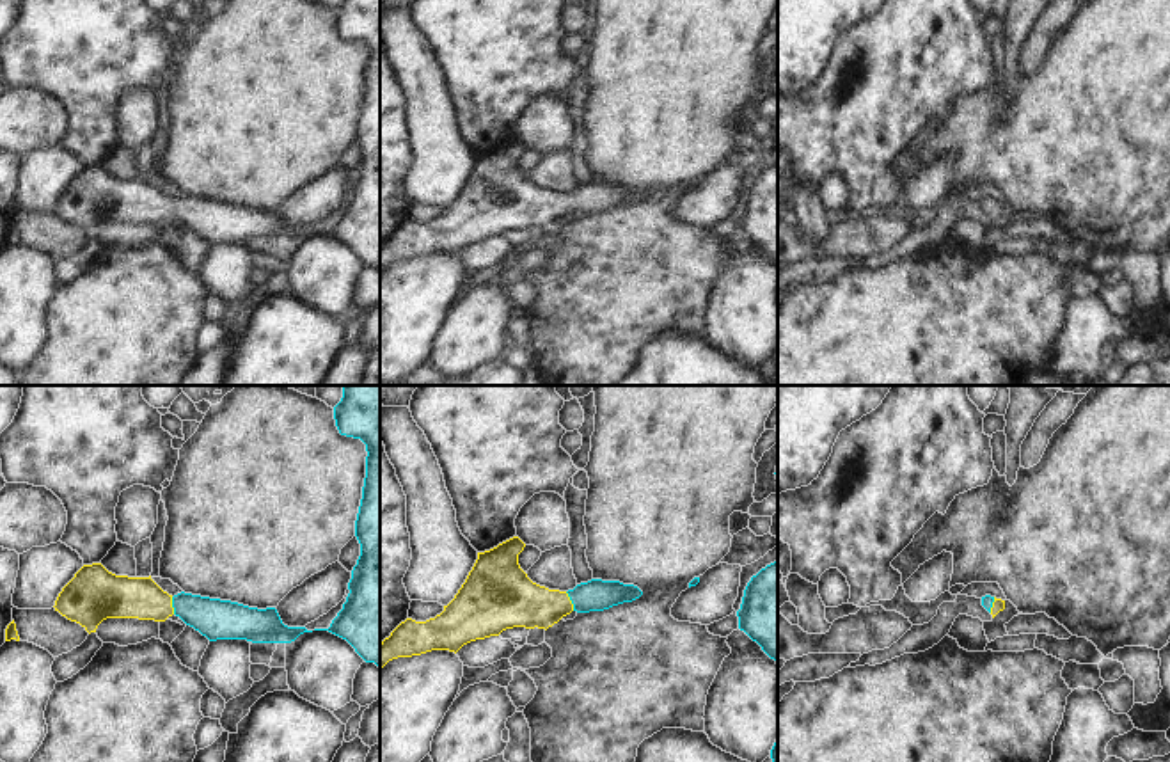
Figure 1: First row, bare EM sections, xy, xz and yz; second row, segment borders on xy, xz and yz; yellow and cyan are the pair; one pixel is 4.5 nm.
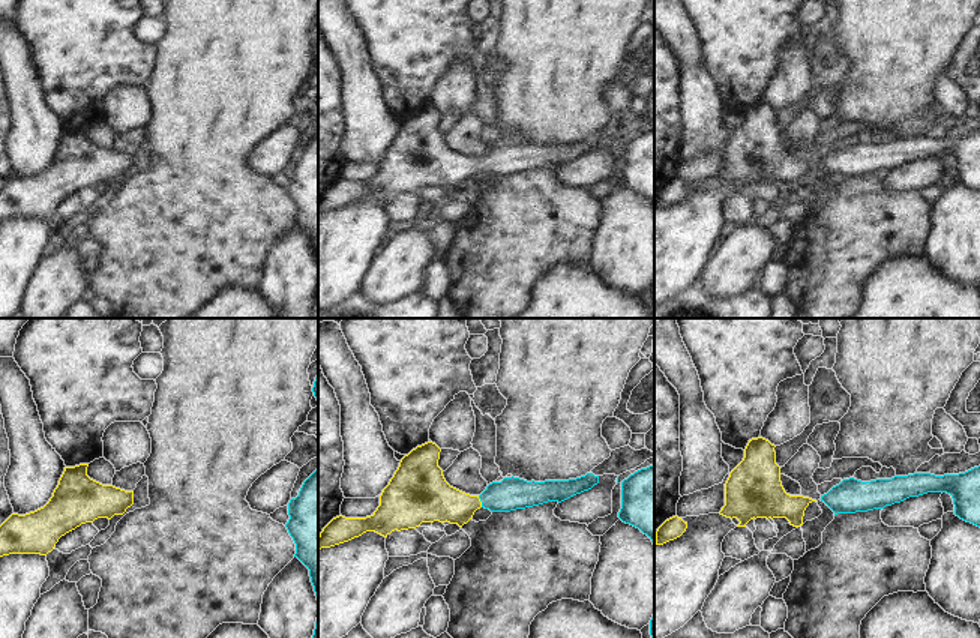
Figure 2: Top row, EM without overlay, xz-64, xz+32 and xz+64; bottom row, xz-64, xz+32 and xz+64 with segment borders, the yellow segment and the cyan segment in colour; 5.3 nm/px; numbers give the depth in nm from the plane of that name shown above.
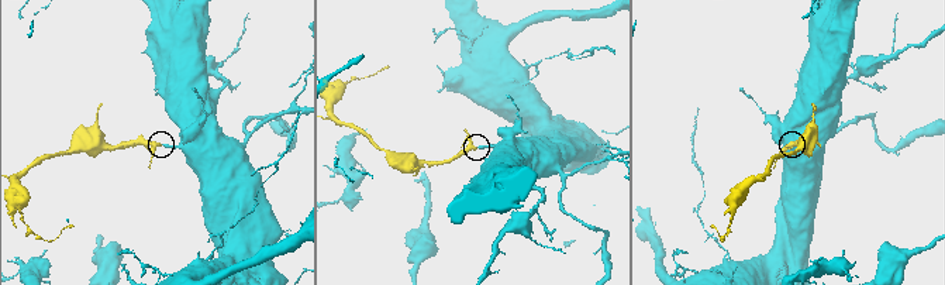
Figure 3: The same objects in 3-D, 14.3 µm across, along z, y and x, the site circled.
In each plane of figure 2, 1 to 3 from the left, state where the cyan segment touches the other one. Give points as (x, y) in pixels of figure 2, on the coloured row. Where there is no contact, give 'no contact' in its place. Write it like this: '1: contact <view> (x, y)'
1: no contact
2: contact xz+32 (480, 502)
3: no contact

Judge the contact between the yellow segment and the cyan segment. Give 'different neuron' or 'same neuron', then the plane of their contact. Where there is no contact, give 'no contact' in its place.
same neuron; contact in xz

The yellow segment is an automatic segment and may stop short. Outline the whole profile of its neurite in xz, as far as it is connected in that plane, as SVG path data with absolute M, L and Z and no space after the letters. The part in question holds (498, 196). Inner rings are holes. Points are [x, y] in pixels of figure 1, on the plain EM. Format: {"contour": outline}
{"contour": "M513 139L478 155L455 201L426 224L407 220L380 245L380 270L398 259L431 252L458 254L463 247L499 238L506 231L549 231L572 213L604 213L643 197L634 187L591 181L573 192L549 192L533 185L518 167L526 146Z"}

